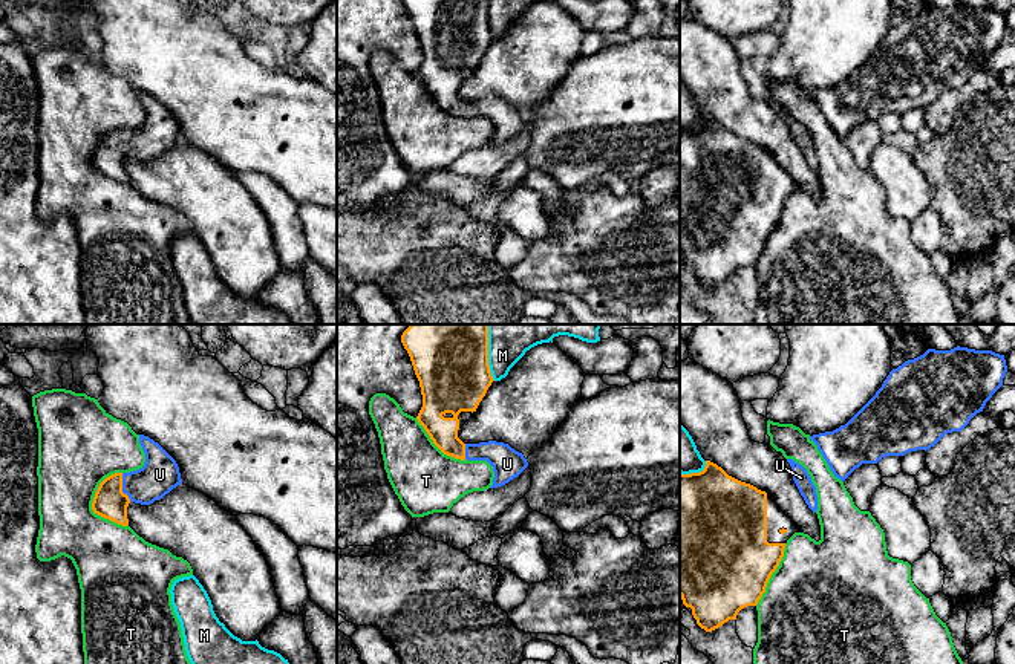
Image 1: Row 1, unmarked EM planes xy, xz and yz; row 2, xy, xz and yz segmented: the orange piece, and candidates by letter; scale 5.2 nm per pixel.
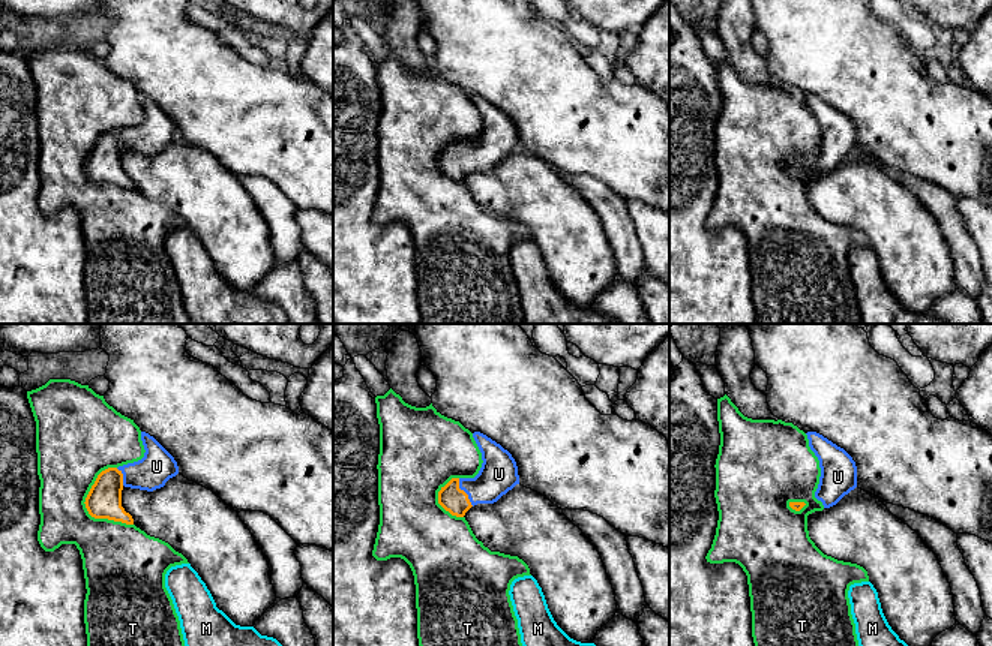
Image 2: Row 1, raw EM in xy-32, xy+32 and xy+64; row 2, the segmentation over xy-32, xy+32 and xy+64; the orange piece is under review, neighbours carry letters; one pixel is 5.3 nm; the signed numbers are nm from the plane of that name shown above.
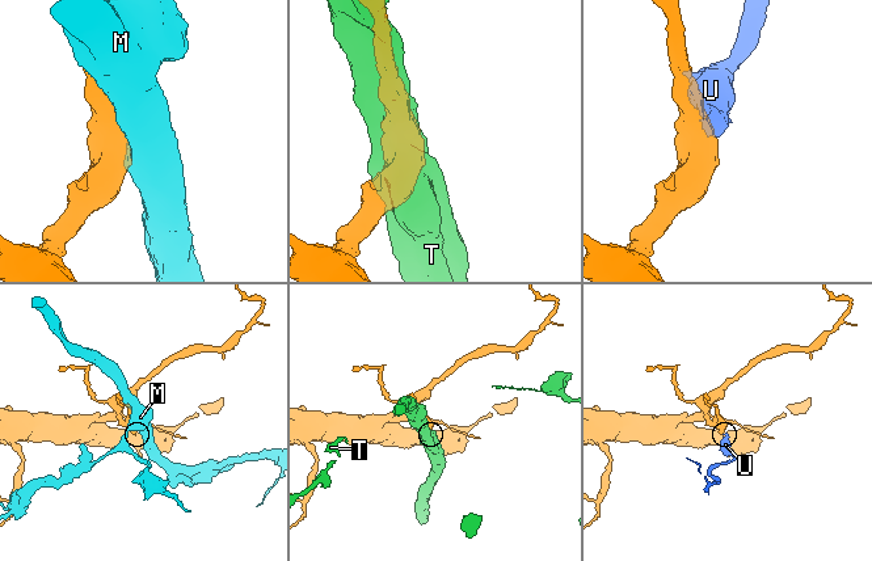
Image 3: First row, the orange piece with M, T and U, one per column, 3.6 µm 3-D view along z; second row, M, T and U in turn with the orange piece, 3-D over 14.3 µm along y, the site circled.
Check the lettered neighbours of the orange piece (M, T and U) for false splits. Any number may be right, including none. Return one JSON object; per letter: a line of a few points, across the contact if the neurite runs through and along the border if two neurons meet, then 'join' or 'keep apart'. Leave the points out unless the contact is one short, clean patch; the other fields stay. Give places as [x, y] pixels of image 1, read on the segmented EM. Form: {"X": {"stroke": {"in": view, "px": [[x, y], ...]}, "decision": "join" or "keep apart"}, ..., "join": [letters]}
{"M": {"decision": "keep apart"}, "T": {"decision": "keep apart"}, "U": {"stroke": {"in": "xy", "px": [[109, 502], [121, 487], [143, 487], [159, 475]]}, "decision": "join"}, "join": ["U"]}

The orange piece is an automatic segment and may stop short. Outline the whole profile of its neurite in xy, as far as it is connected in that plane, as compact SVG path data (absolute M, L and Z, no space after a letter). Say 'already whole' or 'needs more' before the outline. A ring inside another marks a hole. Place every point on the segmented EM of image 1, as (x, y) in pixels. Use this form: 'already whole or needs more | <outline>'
needs more | M139 435L145 453L142 468L130 473L115 473L106 477L93 497L95 514L127 526L130 502L150 505L182 483L176 461L153 439Z

